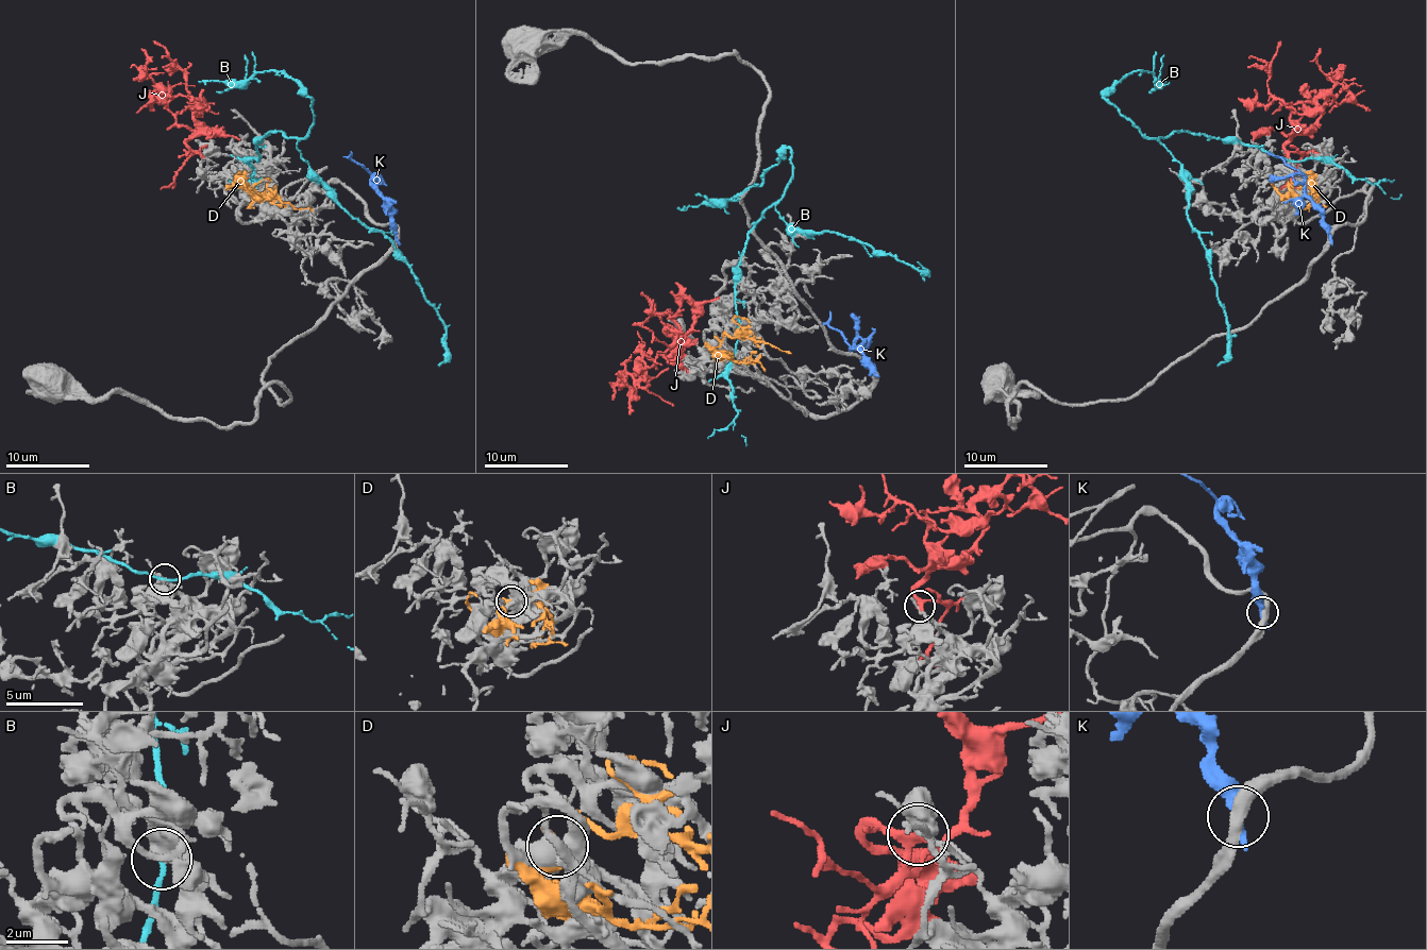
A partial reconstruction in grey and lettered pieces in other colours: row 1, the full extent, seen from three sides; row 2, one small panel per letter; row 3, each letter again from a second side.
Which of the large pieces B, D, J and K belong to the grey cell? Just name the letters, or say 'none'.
J

